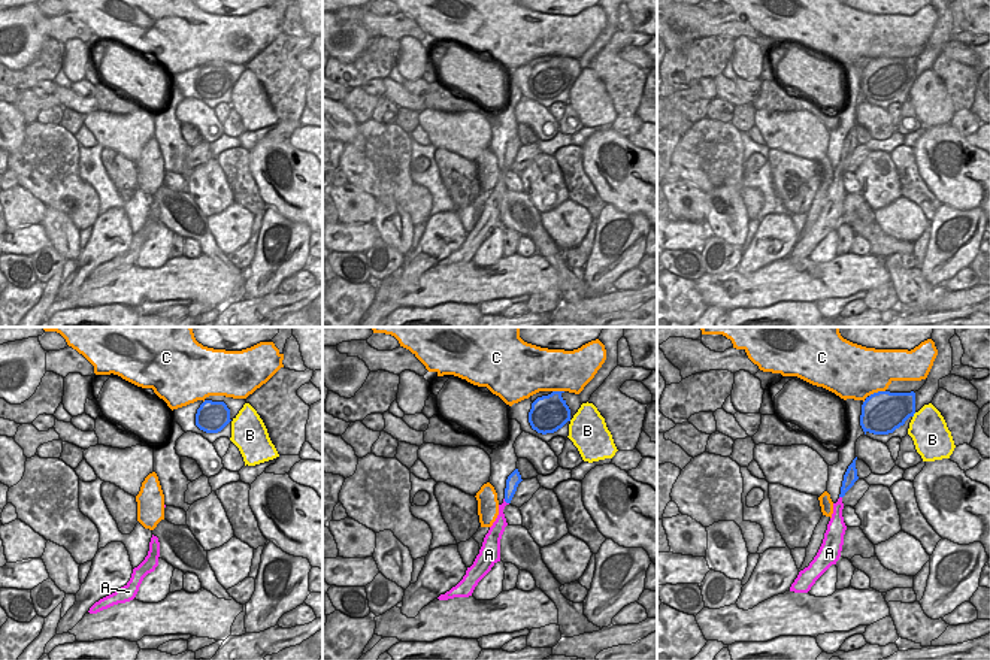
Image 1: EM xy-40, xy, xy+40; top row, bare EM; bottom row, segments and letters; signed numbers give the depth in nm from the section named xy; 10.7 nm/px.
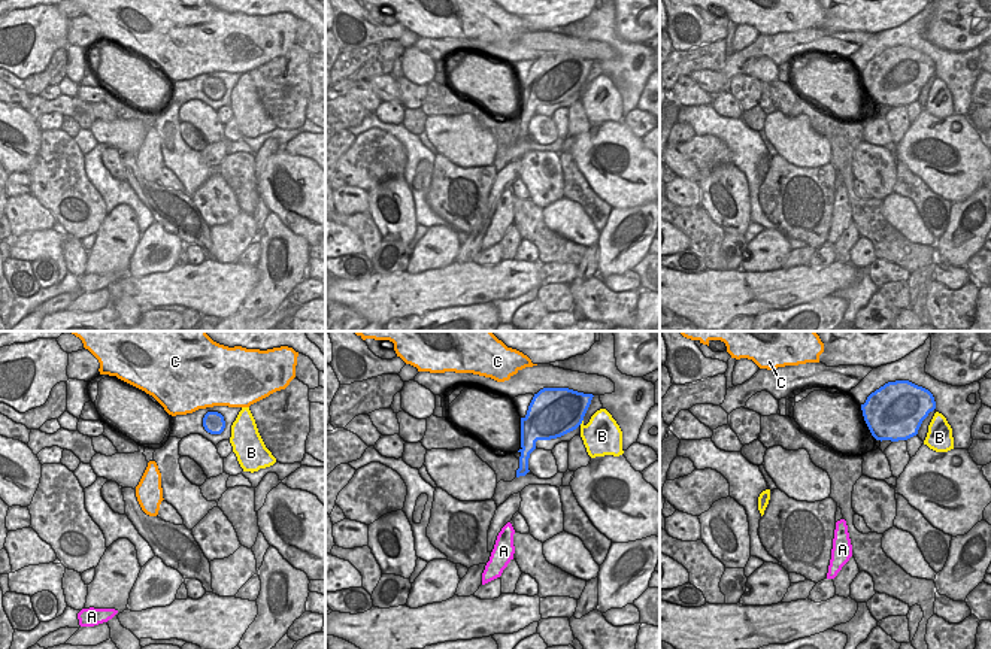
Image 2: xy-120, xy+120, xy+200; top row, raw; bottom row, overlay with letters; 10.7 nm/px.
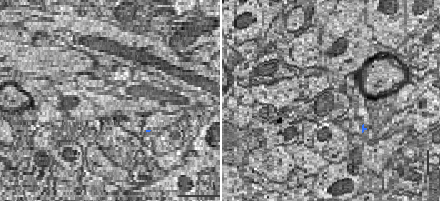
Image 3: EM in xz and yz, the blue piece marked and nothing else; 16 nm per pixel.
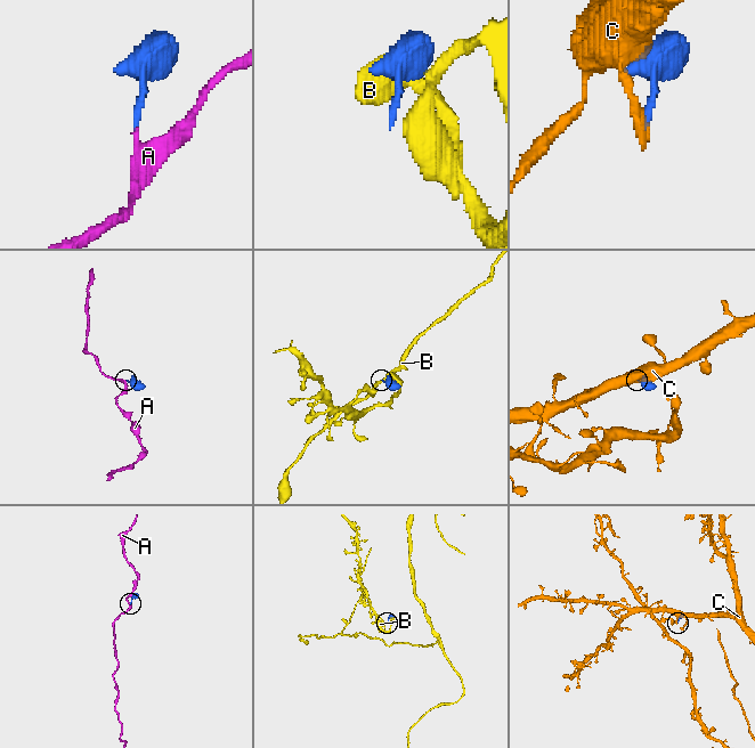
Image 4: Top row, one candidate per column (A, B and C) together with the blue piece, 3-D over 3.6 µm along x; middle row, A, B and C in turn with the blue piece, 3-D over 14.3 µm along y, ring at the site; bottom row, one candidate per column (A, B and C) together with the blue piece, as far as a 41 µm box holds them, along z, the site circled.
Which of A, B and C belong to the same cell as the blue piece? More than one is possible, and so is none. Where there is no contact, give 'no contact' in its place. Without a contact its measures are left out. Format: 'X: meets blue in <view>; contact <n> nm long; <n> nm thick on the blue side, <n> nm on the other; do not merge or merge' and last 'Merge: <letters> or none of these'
A: meets blue in xy; contact 80 nm long; 140 nm thick on the blue side, 130 nm on the other; merge
B: meets blue in xy+40; contact 70 nm long; 400 nm thick on the blue side, 400 nm on the other; do not merge
C: meets blue in xy+40; contact 190 nm long; 460 nm thick on the blue side, 480 nm on the other; do not merge
Merge: A

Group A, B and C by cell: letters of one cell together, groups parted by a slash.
A / B / C

